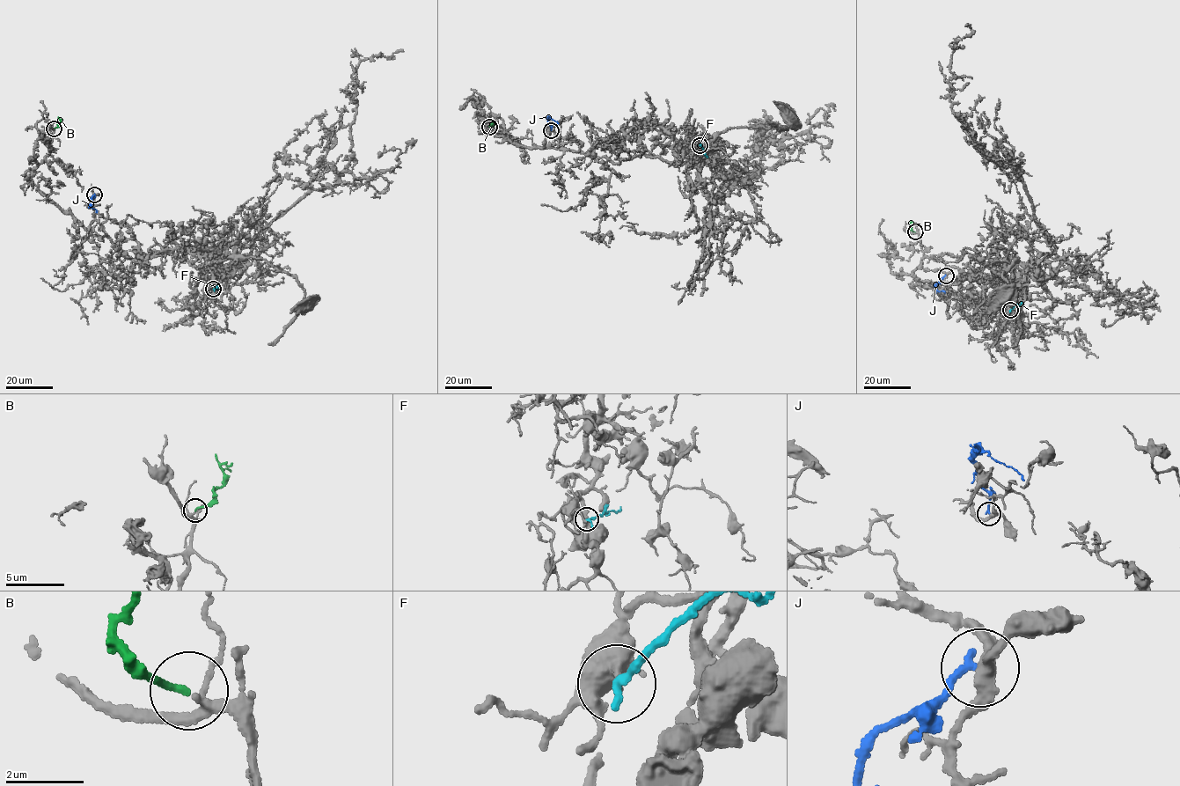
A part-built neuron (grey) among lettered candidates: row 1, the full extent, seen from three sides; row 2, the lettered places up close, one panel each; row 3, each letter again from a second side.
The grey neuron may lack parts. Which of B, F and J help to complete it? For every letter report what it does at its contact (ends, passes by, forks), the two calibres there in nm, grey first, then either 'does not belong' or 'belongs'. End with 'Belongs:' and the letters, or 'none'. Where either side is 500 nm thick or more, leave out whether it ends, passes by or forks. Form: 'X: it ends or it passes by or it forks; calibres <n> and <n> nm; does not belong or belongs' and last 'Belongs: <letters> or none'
B: it ends; calibres 180 and 150 nm; belongs
F: it ends; calibres 160 and 260 nm; does not belong
J: it ends; calibres 320 and 190 nm; does not belong
Belongs: B

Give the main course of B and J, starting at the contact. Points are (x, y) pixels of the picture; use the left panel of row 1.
B: (54, 128), (60, 121), (58, 117)
J: (94, 194), (91, 203), (97, 212)

